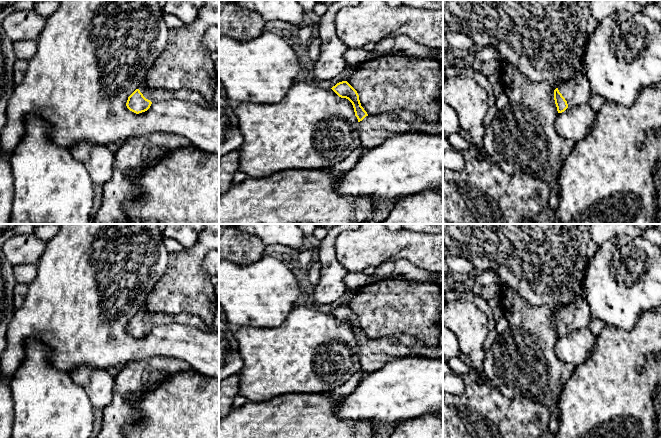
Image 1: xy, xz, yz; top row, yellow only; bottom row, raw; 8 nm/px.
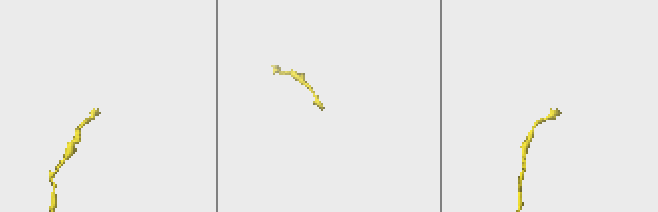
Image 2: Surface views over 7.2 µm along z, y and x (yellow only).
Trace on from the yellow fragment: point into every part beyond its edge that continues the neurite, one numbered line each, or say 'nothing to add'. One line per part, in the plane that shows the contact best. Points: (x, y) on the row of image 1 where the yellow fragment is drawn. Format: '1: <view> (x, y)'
1: yz (576, 91)

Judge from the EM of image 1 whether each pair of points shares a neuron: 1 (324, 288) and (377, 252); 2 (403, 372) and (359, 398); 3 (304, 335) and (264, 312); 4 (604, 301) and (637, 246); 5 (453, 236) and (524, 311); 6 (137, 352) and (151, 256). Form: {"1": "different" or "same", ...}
{"1": "different", "2": "same", "3": "different", "4": "same", "5": "different", "6": "same"}

